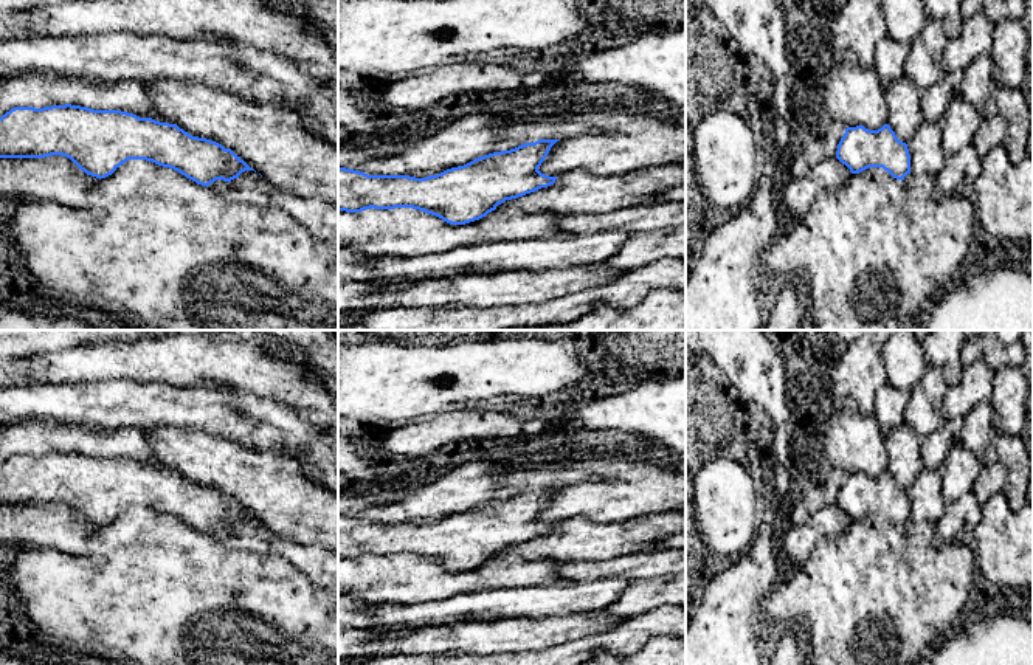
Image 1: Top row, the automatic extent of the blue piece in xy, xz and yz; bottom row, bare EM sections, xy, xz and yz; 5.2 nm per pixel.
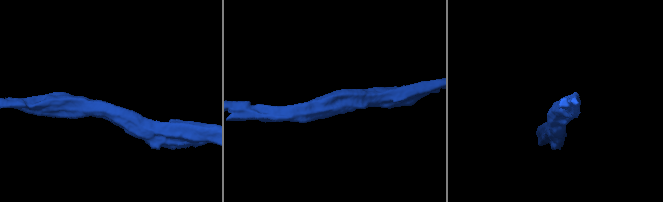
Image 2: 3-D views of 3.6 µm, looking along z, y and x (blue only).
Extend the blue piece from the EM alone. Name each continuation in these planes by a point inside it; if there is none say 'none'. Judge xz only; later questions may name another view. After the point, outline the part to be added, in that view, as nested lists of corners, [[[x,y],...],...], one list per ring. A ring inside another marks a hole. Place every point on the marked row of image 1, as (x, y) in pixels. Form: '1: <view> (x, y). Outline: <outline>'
none

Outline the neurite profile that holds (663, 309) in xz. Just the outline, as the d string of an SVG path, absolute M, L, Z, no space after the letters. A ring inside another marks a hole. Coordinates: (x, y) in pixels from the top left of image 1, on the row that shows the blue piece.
M655 288L630 307L596 304L560 330L686 330L686 288Z

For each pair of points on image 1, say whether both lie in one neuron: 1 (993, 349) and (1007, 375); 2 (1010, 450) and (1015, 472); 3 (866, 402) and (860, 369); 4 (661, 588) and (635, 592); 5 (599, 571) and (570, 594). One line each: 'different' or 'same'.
1: different
2: same
3: same
4: same
5: different

